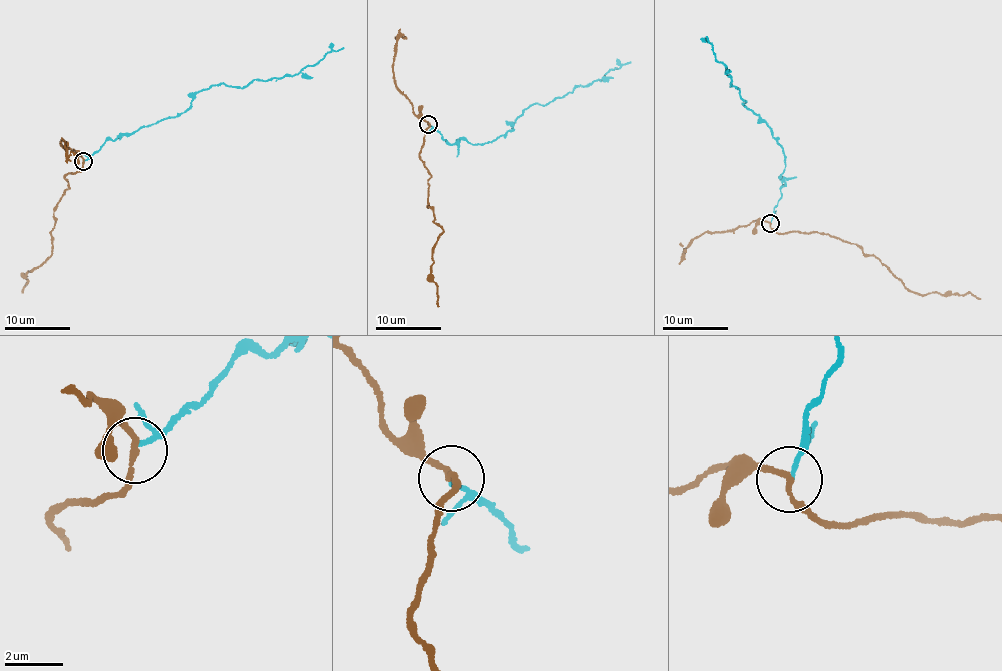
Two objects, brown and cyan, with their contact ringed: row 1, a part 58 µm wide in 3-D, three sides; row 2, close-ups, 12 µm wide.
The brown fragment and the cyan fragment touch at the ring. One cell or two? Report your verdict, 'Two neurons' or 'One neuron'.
Two neurons

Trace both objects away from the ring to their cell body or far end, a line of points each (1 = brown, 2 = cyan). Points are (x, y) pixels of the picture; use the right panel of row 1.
1: (770, 223), (776, 232), (825, 234), (856, 243), (863, 253), (875, 256), (912, 292), (972, 293), (979, 299)
2: (770, 223), (785, 184), (780, 176), (785, 164), (782, 146), (742, 104), (747, 100), (716, 60), (706, 36)

